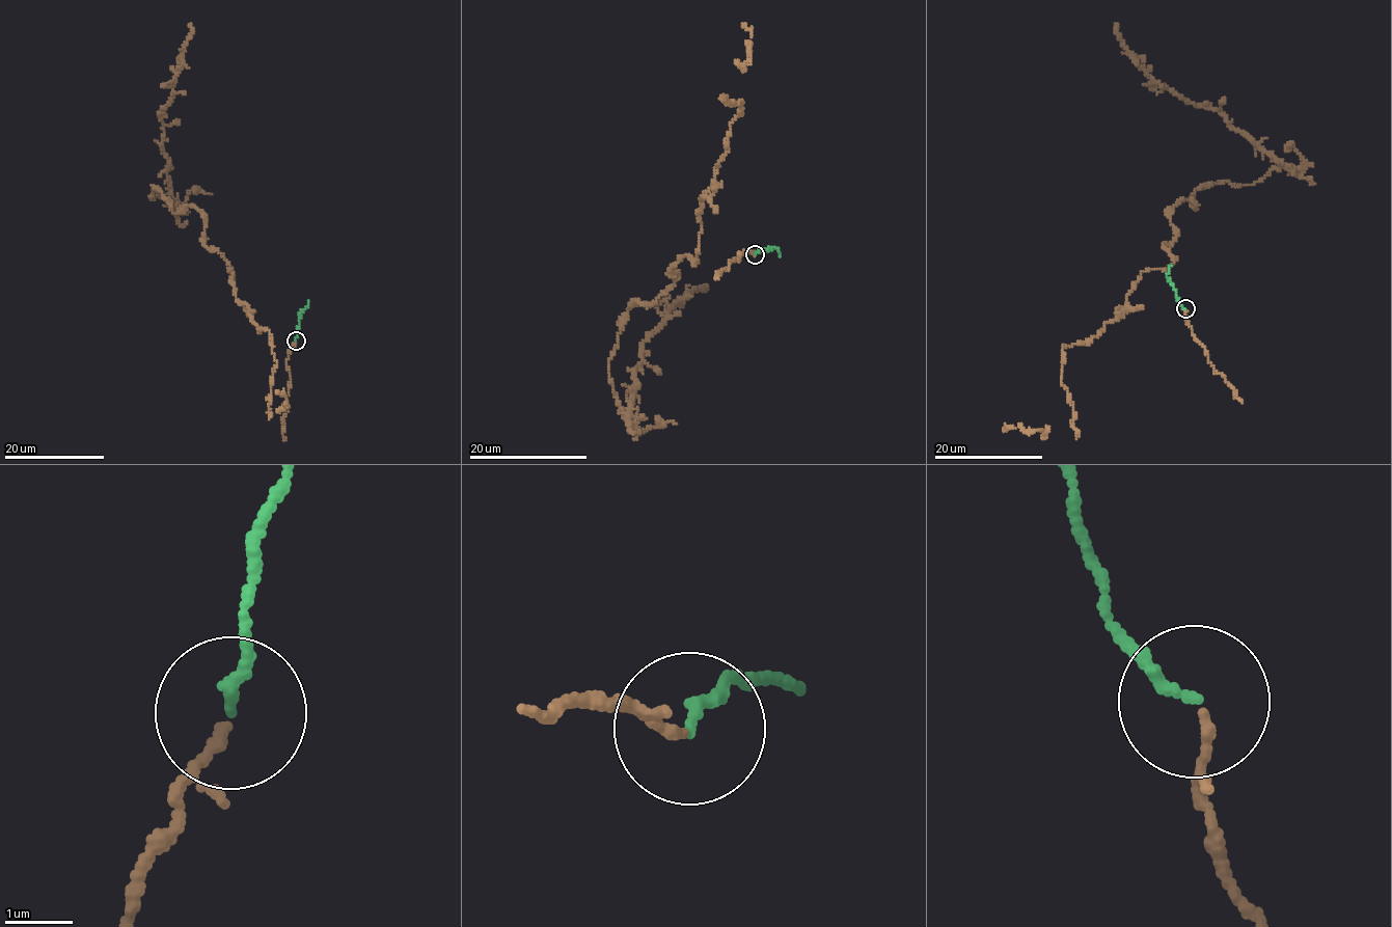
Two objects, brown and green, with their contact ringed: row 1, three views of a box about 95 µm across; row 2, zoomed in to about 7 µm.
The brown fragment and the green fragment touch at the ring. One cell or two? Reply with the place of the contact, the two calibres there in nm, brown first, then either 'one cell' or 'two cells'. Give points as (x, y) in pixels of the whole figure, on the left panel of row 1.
place (296, 341); calibres 90 and 160 nm; one cell

